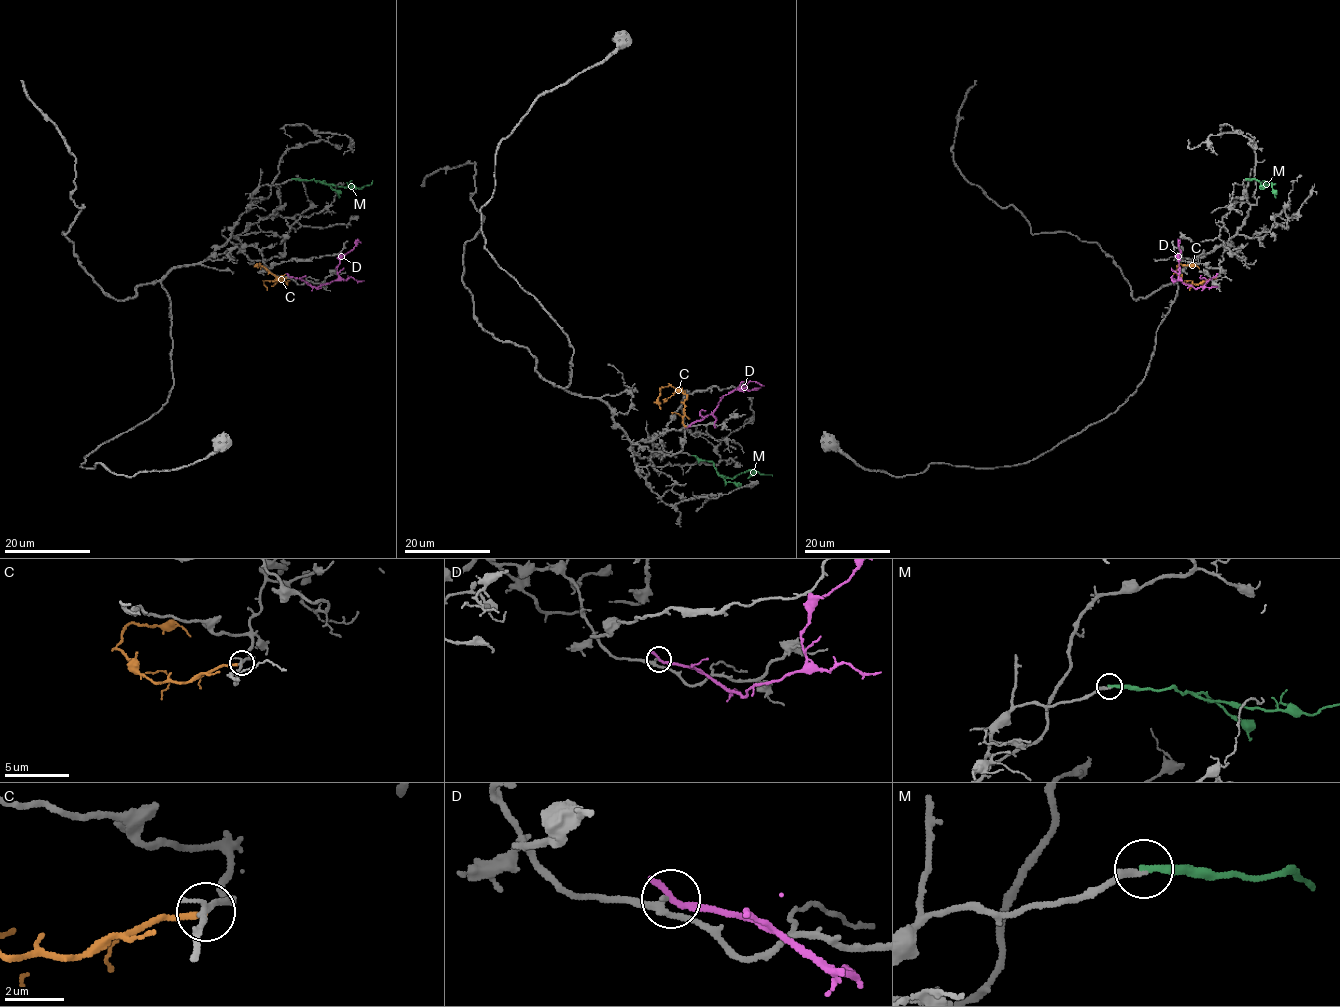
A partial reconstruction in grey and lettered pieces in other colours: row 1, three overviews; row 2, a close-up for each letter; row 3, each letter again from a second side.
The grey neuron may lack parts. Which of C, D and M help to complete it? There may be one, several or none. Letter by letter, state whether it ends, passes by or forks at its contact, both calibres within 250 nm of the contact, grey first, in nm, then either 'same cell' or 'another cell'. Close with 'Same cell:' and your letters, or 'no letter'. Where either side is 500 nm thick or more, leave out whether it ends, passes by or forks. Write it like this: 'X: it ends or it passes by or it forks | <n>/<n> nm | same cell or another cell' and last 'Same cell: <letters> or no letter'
C: it ends | 190/200 nm | another cell
D: it ends | 200/280 nm | another cell
M: it ends | 220/200 nm | same cell
Same cell: M

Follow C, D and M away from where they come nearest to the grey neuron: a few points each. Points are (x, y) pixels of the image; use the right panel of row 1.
C: (1216, 277), (1199, 284), (1186, 284), (1175, 273), (1180, 264), (1199, 269)
D: (1215, 276), (1197, 288), (1182, 281), (1179, 277), (1177, 238)
M: (1245, 179), (1268, 185), (1261, 188), (1265, 180)

